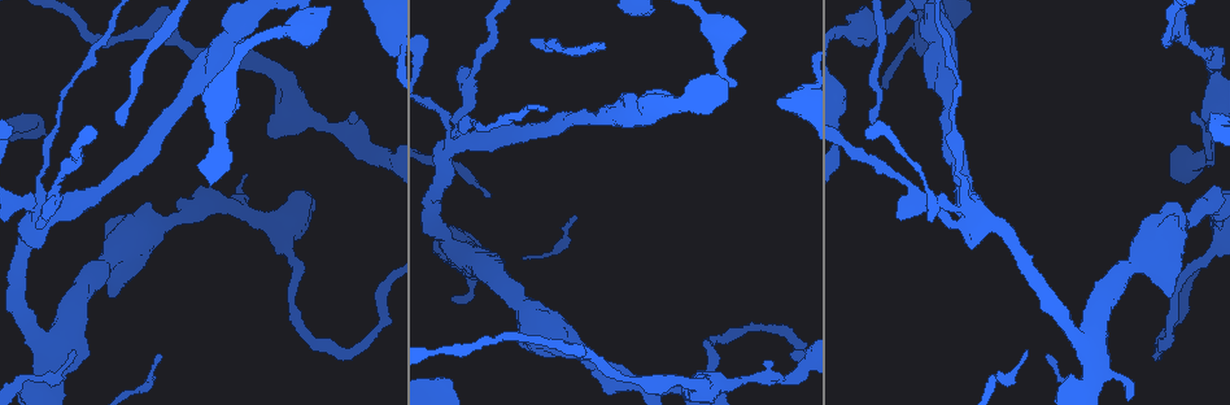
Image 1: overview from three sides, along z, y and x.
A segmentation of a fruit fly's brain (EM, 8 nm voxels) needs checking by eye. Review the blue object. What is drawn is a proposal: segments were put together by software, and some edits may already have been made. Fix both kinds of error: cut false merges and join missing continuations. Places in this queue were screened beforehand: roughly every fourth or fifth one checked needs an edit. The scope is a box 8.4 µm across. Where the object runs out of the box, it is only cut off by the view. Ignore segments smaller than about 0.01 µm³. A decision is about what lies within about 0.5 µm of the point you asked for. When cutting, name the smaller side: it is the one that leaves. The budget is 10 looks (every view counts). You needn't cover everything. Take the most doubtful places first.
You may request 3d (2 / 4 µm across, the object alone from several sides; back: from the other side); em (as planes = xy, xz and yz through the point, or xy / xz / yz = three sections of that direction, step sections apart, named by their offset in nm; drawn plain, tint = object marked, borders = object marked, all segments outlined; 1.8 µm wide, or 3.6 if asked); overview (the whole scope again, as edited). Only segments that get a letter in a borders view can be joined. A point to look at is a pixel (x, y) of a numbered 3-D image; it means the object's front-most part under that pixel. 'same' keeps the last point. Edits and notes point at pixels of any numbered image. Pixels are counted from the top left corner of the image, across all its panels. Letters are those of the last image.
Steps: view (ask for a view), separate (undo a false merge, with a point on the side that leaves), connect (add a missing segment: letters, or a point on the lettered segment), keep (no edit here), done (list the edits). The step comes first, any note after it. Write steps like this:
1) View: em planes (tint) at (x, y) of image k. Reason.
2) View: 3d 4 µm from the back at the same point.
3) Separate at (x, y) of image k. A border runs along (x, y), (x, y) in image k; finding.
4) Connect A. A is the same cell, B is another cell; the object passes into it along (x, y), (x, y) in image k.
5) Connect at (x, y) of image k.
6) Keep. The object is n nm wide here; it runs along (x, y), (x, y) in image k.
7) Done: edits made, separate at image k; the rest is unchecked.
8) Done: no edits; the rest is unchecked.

View: em yz step 8 (borders) at (537, 42) of image 1. Branch stops here.

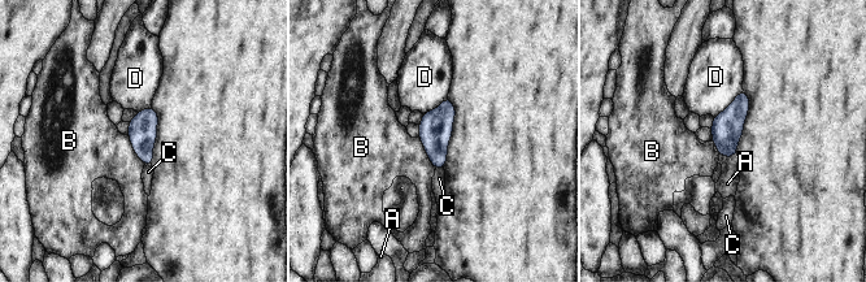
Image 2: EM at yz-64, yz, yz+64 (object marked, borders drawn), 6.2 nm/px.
Keep. The longest contact is with D, 260 nm; A, B, C and D are other cells; a border runs along (418, 137), (426, 156), (435, 168) in image 2; none of them fits.

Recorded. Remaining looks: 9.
View: 3d 2 µm at (450, 379) of image 1. Stops while still wide.

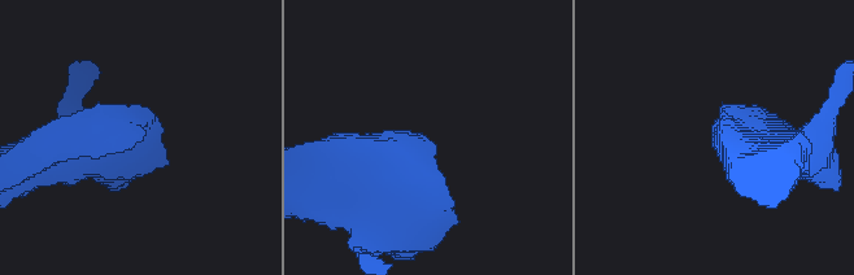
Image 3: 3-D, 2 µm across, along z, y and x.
View: em yz step 8 (tint) at (140, 138) of image 3. Now the EM.

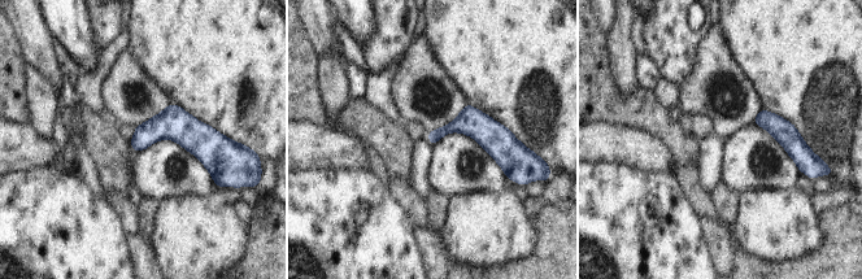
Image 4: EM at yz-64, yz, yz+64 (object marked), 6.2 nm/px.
View: em yz step 8 (borders) at the same point.

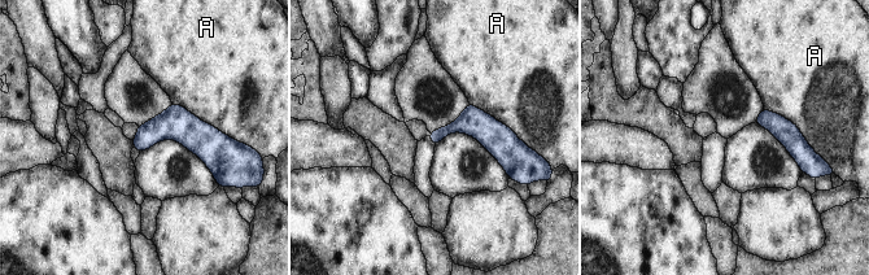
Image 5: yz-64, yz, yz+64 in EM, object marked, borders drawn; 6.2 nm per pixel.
Keep. A is another cell; a border runs along (173, 103), (183, 105), (234, 139) in image 5; none of them fits.

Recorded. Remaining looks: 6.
View: em planes (borders) at (45, 219) of image 1. Branch stops here.

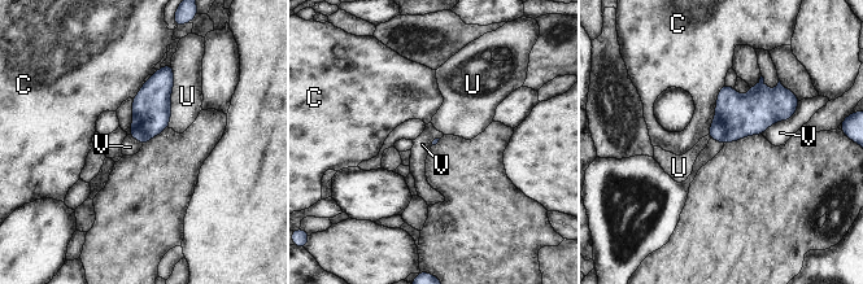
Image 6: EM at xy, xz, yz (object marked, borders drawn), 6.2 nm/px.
Keep. C, U and V are other cells; no lettered segment goes on from it.

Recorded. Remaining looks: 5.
View: em 3.6 µm xz step 8 (borders) at (491, 195) of image 1. Thin end.

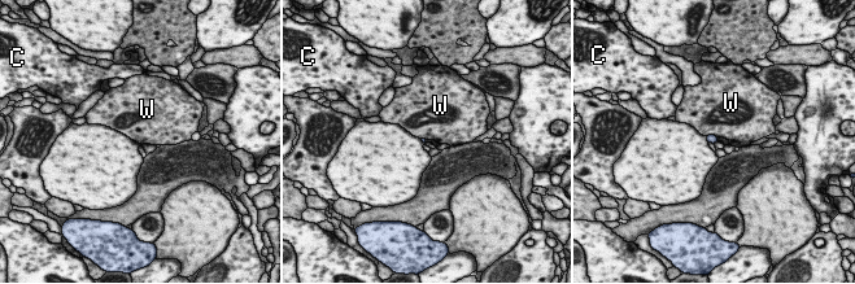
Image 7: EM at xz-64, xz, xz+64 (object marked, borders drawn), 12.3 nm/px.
View: em 3.6 µm planes (borders) at the same point. Another direction.

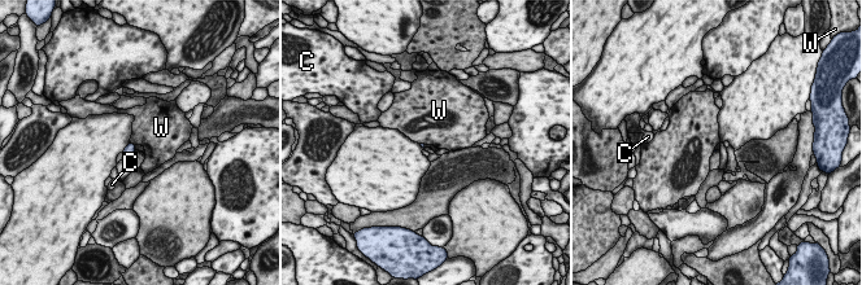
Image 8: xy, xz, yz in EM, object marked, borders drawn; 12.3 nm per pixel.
Keep. C and W are other cells; a border runs along (130, 141), (135, 144) in image 8; no lettered segment goes on from it.

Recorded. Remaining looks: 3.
Done: no edits; the rest is unchecked.

